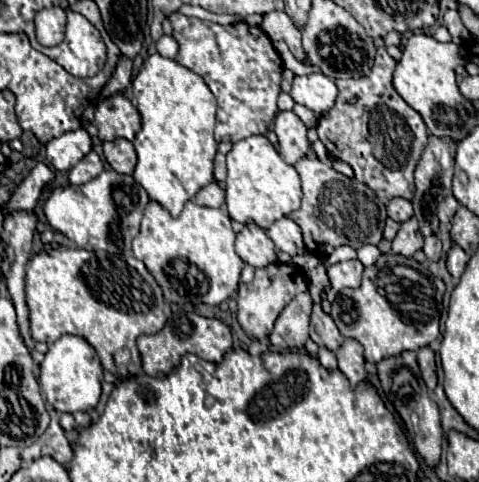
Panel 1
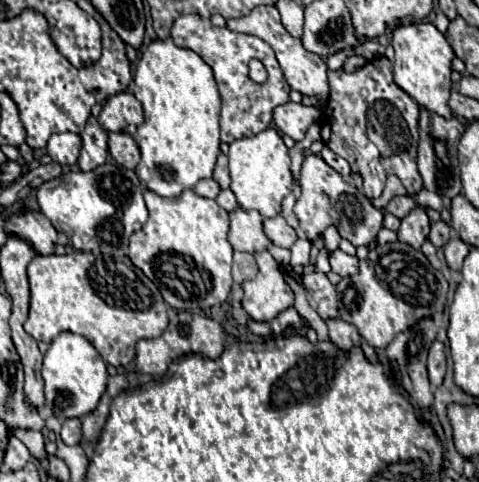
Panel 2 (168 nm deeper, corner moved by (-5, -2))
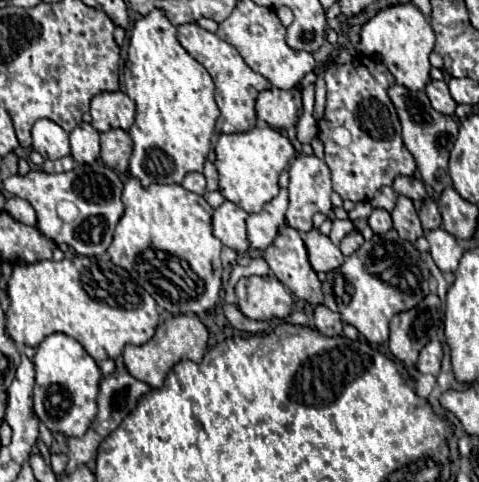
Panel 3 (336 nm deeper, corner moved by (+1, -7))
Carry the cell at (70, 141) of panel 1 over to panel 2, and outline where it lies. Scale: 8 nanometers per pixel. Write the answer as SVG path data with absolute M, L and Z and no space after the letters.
M54 133L48 139L46 151L52 157L52 161L58 161L64 167L74 167L80 155L82 139L76 133Z

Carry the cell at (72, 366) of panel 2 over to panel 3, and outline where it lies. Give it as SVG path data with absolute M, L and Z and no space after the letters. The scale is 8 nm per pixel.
M50 334L36 350L36 386L34 412L52 430L66 436L82 436L96 412L96 396L100 384L100 368L92 356L70 336Z

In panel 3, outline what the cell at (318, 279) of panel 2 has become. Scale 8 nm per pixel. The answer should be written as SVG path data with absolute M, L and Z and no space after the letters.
M284 226L270 248L264 250L264 260L284 286L290 288L296 300L310 306L324 302L322 282L310 266L304 240L294 228Z

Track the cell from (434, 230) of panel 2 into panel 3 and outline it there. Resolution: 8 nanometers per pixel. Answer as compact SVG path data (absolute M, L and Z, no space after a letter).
M424 200L424 206L422 206L422 210L420 210L418 214L420 214L422 228L424 228L424 232L426 232L426 234L442 226L442 216L440 216L438 206L436 206L436 202L434 202L434 200Z

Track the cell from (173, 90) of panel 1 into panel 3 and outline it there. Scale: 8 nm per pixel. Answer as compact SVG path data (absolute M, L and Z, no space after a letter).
M154 10L142 16L130 36L128 60L124 66L126 94L136 102L136 122L128 130L134 150L130 158L130 174L142 182L144 188L150 184L182 184L190 172L202 172L206 156L210 152L210 138L220 110L214 102L214 82L206 68L198 64L176 40L176 28L166 20L162 10Z

